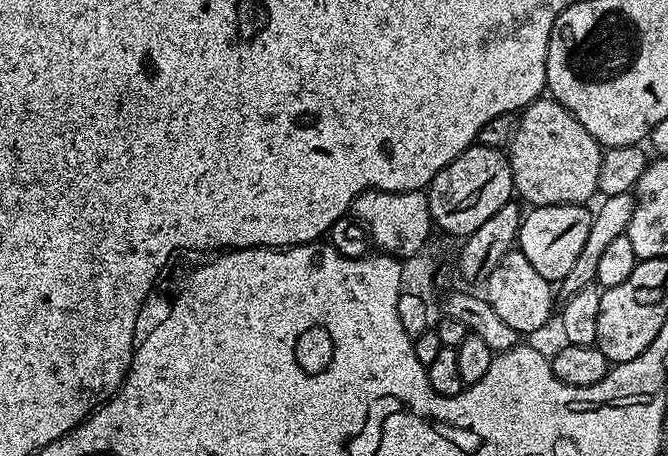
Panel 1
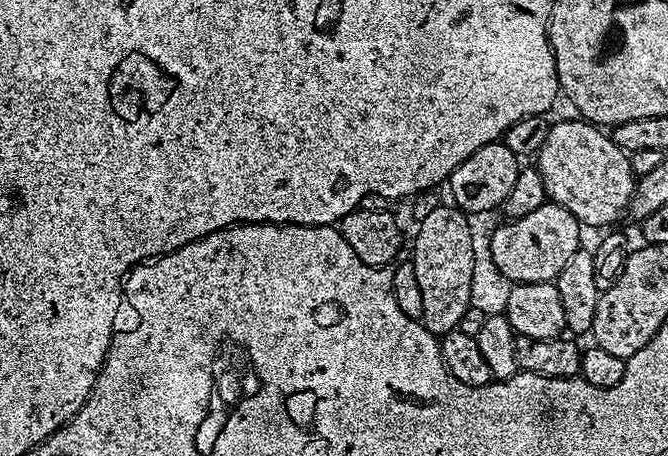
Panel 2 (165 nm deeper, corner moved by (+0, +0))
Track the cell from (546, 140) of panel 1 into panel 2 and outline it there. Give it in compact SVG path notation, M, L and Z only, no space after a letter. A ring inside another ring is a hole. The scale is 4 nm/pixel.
M575 118L576 120L560 120L551 125L548 129L548 133L546 134L546 140L542 142L542 146L540 147L539 152L536 153L534 157L534 167L542 174L542 182L546 188L546 194L548 195L548 200L553 204L557 204L558 207L564 208L570 214L574 214L574 218L579 220L581 225L587 226L588 224L592 228L604 228L607 229L609 226L607 224L612 224L615 222L619 216L623 217L625 213L628 211L628 203L630 202L630 198L634 194L634 190L636 189L636 182L638 177L632 173L632 167L630 166L630 162L628 161L629 153L624 152L620 149L615 142L612 141L611 135L607 131L601 130L597 125L588 123L587 120L583 118Z

